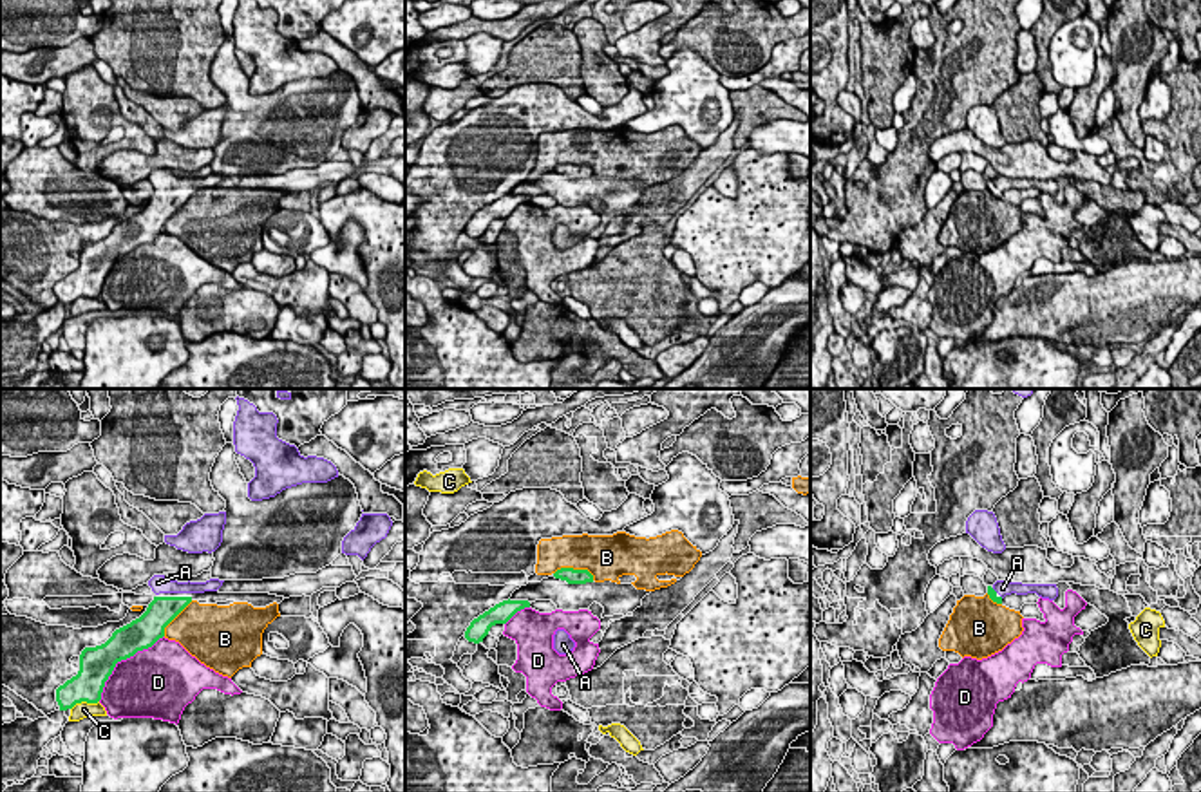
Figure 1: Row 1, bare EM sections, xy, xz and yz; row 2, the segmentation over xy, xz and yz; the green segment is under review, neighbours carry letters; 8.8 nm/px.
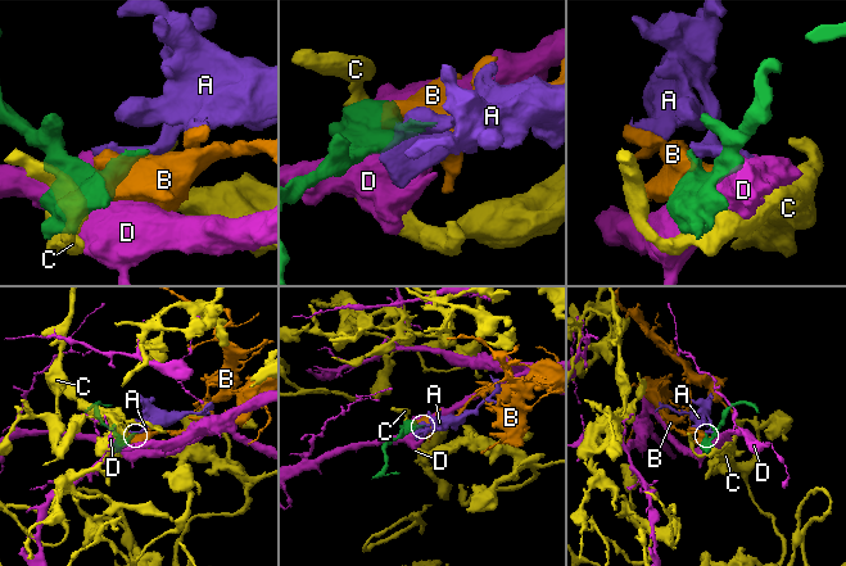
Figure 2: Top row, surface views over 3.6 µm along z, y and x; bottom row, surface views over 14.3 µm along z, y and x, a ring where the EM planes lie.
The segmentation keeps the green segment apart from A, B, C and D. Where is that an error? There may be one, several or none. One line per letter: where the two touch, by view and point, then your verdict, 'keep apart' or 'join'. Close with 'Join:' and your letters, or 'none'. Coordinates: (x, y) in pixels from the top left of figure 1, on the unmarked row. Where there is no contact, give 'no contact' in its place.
A: contact yz (993, 185); join
B: contact xz (576, 165); keep apart
C: contact xy (84, 295); keep apart
D: contact xy (122, 254); keep apart
Join: A

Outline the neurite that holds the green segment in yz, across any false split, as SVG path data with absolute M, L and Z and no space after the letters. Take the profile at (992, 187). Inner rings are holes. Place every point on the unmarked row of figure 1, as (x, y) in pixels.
M997 175L993 181L988 181L988 190L997 199L1002 199L1002 193L1011 188L1017 190L1036 188L1042 193L1054 195L1058 192L1058 183L1056 179L1022 179L1006 175Z

